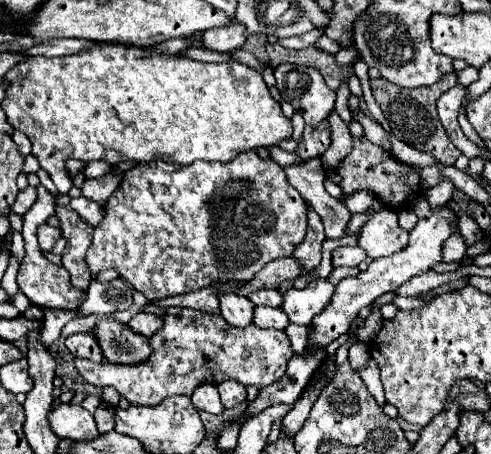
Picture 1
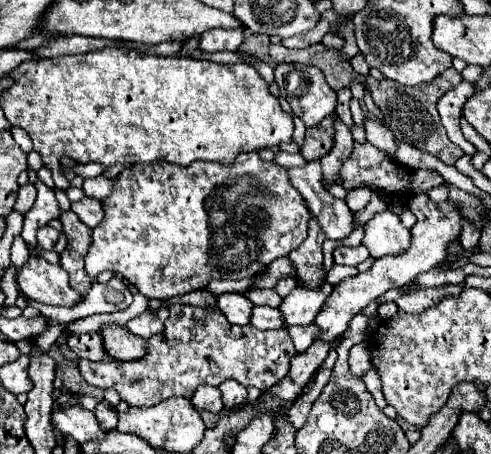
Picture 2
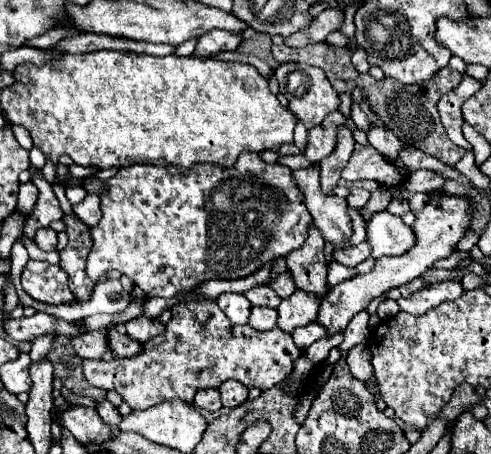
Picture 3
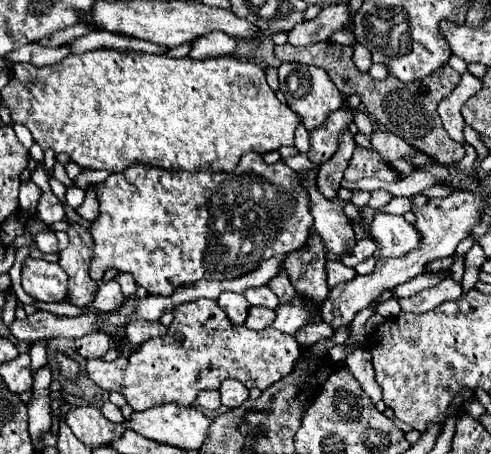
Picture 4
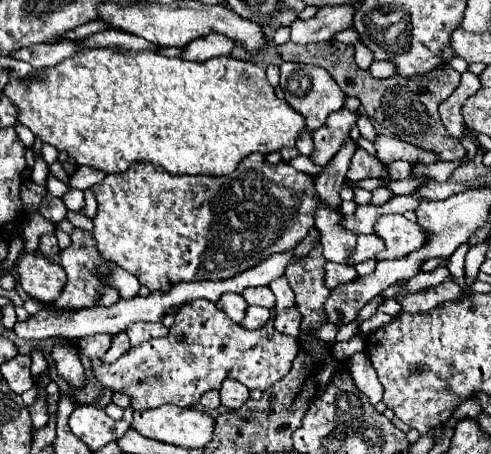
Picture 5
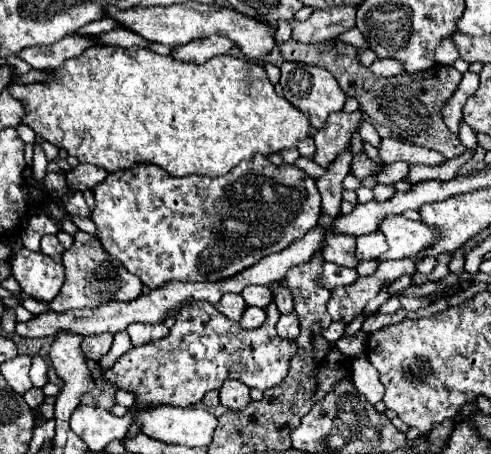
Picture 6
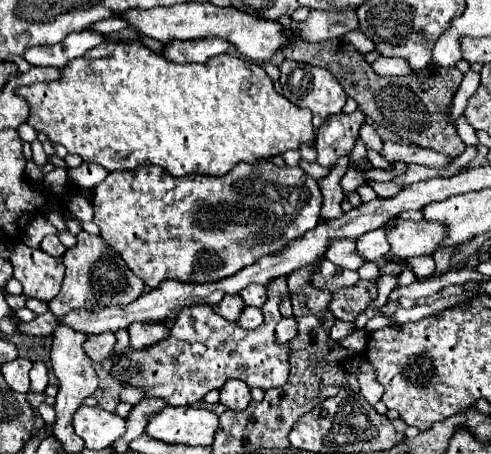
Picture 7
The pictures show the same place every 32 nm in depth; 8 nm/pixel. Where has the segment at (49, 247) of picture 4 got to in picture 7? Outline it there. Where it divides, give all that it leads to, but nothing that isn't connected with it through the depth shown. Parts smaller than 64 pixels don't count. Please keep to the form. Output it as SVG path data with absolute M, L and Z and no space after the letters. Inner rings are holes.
M52 234L52 236L44 236L40 248L48 254L52 254L54 258L62 258L64 252L66 252L66 246L58 240L58 234Z

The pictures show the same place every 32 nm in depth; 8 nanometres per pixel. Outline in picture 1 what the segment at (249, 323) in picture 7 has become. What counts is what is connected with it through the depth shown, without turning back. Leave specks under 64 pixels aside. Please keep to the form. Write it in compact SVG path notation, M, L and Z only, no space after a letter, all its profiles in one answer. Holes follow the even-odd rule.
M256 306L254 308L254 320L258 328L276 328L284 330L288 326L288 316L280 308L270 308L270 306Z

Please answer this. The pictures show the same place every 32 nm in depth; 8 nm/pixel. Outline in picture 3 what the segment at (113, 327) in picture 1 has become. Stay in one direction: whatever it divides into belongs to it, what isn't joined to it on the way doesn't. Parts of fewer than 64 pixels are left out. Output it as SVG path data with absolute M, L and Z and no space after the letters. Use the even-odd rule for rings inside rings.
M112 328L112 330L108 332L108 344L110 344L110 350L112 350L116 356L120 356L120 358L124 358L124 356L134 356L134 354L138 354L140 348L142 348L140 342L130 340L126 334L120 334L116 328Z

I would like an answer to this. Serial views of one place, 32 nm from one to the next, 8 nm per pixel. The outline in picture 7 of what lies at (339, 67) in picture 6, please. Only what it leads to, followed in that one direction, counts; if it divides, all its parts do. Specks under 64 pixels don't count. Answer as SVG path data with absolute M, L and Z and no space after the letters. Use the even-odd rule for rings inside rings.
M328 40L316 44L292 42L282 52L290 60L322 66L330 70L336 76L336 80L342 84L344 92L356 100L358 110L364 112L366 118L370 118L374 124L384 126L386 130L422 148L432 148L450 158L456 158L464 152L466 144L458 136L456 128L448 122L452 96L456 94L464 76L458 68L428 66L408 76L380 76L372 70L372 64L368 64L364 56L354 48L354 44L344 40Z

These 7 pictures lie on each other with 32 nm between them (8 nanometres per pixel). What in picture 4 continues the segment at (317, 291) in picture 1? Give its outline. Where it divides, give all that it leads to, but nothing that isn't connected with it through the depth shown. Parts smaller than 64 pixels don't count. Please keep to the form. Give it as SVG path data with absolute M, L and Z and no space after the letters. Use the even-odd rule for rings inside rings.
M294 298L292 306L288 304L288 306L282 306L280 310L276 310L274 328L284 334L294 336L302 328L302 324L308 320L308 314L310 314L308 308L304 308L304 304L298 298Z

